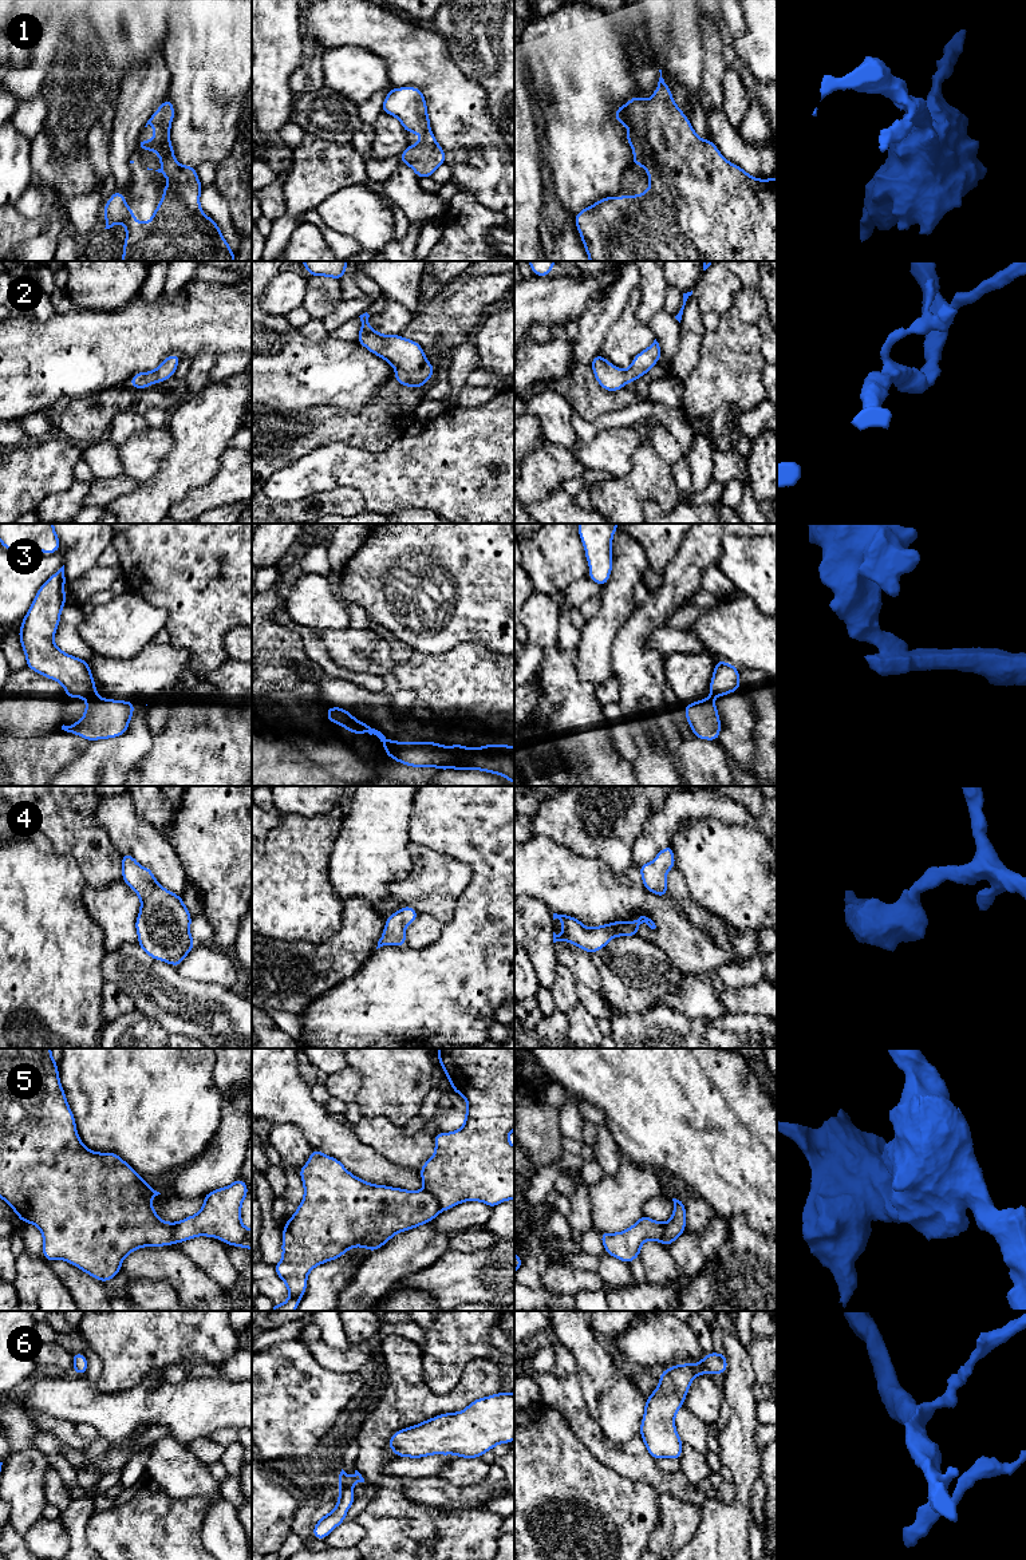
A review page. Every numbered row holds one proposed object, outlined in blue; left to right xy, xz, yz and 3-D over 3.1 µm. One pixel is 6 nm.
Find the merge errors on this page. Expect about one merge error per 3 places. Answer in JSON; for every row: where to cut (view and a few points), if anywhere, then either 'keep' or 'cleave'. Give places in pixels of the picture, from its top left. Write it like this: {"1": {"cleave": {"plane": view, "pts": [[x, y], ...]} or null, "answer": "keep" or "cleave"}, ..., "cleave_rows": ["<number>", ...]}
{"1": {"cleave": null, "answer": "keep"}, "2": {"cleave": null, "answer": "keep"}, "3": {"cleave": {"plane": "xz", "pts": [[363, 723], [373, 733]]}, "answer": "cleave"}, "4": {"cleave": null, "answer": "keep"}, "5": {"cleave": {"plane": "xz", "pts": [[425, 1189], [442, 1209]]}, "answer": "cleave"}, "6": {"cleave": null, "answer": "keep"}, "cleave_rows": ["3", "5"]}

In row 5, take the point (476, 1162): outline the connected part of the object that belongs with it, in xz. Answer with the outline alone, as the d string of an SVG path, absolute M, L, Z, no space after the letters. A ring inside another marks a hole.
M438 1048L438 1063L453 1091L465 1098L467 1110L459 1130L434 1136L434 1156L419 1172L425 1190L439 1202L442 1211L463 1201L482 1201L494 1208L501 1201L514 1200L514 1146L508 1140L514 1129L514 1048Z

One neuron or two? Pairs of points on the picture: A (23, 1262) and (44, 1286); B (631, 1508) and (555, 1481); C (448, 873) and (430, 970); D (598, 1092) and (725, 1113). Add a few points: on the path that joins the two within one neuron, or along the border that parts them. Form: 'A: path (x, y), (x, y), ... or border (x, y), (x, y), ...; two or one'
A: path (27, 1267), (39, 1280); one
B: path (612, 1508), (602, 1508), (588, 1499), (573, 1493); one
C: border (460, 895), (454, 916), (445, 924); two
D: path (630, 1092), (671, 1092), (693, 1108); one

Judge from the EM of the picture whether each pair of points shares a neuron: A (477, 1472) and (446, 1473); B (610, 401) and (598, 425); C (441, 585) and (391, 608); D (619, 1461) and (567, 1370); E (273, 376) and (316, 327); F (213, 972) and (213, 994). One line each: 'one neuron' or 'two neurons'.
A: one neuron
B: two neurons
C: one neuron
D: two neurons
E: two neurons
F: two neurons

